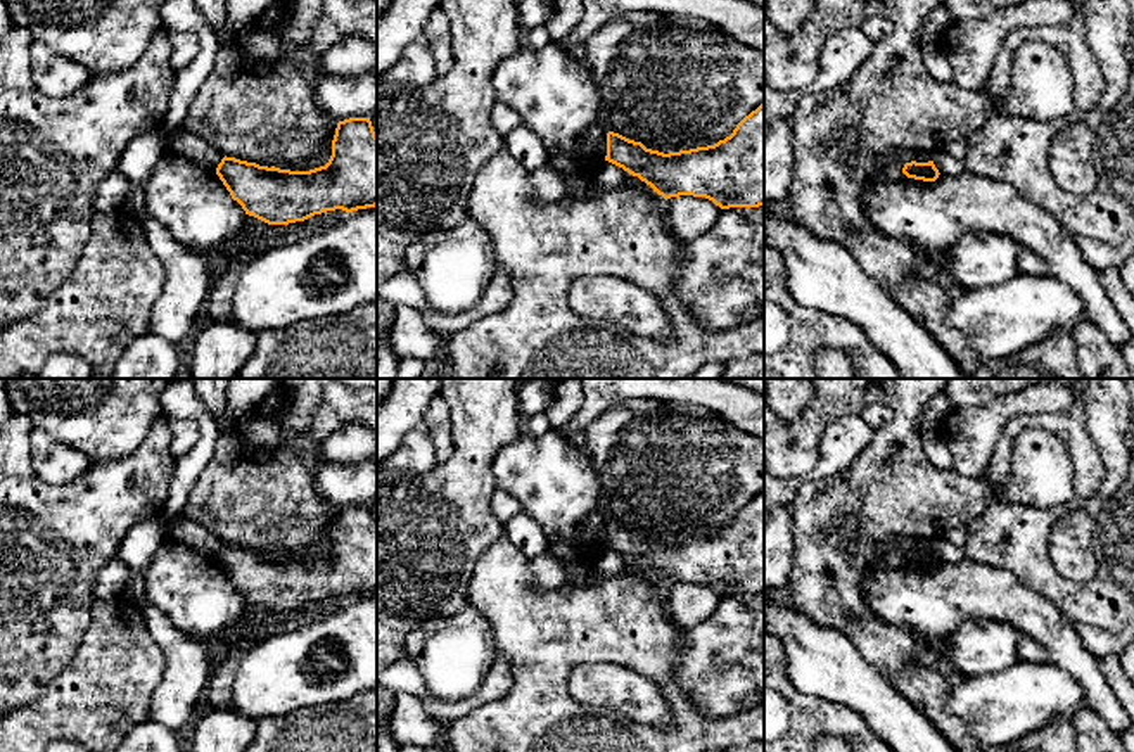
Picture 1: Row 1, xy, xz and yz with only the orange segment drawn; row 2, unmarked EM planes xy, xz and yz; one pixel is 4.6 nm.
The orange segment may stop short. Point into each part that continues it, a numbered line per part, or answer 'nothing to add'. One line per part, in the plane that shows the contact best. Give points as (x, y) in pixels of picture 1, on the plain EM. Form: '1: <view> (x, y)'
nothing to add

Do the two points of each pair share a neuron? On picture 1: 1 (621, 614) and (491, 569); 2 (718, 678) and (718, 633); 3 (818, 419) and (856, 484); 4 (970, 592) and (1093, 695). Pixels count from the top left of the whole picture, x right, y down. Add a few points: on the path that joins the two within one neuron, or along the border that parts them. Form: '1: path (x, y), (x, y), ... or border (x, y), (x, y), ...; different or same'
1: path (588, 614), (536, 614), (524, 602); same
2: path (718, 668), (718, 643); same
3: path (856, 396), (885, 396), (899, 410), (892, 446); same
4: path (1005, 600), (1020, 605), (1076, 661); same

